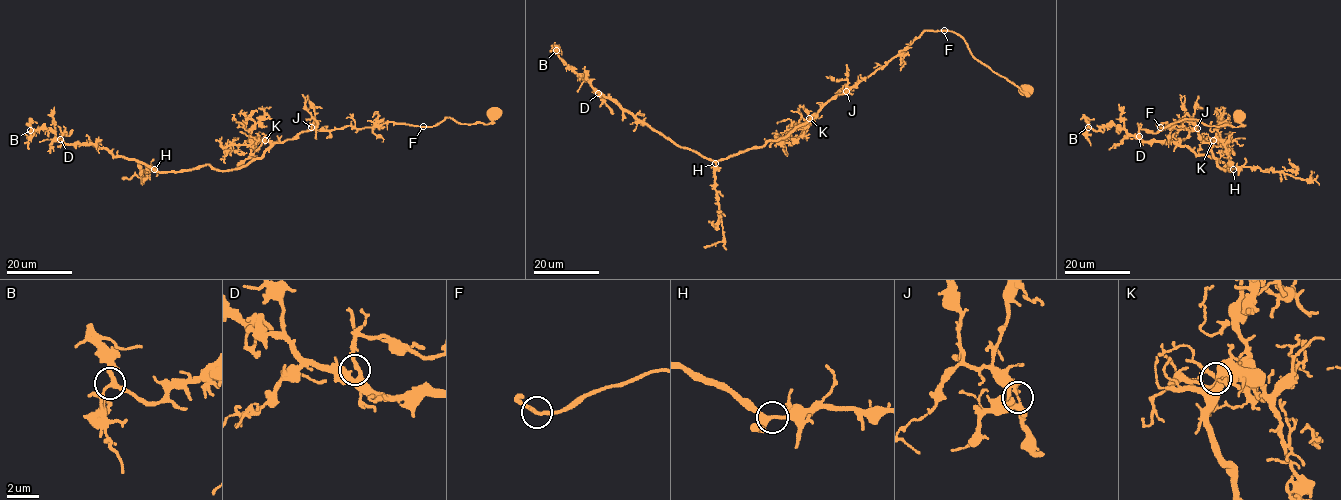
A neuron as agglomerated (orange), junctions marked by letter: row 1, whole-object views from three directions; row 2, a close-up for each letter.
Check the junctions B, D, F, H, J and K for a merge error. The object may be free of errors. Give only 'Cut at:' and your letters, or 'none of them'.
Cut at: none of them

